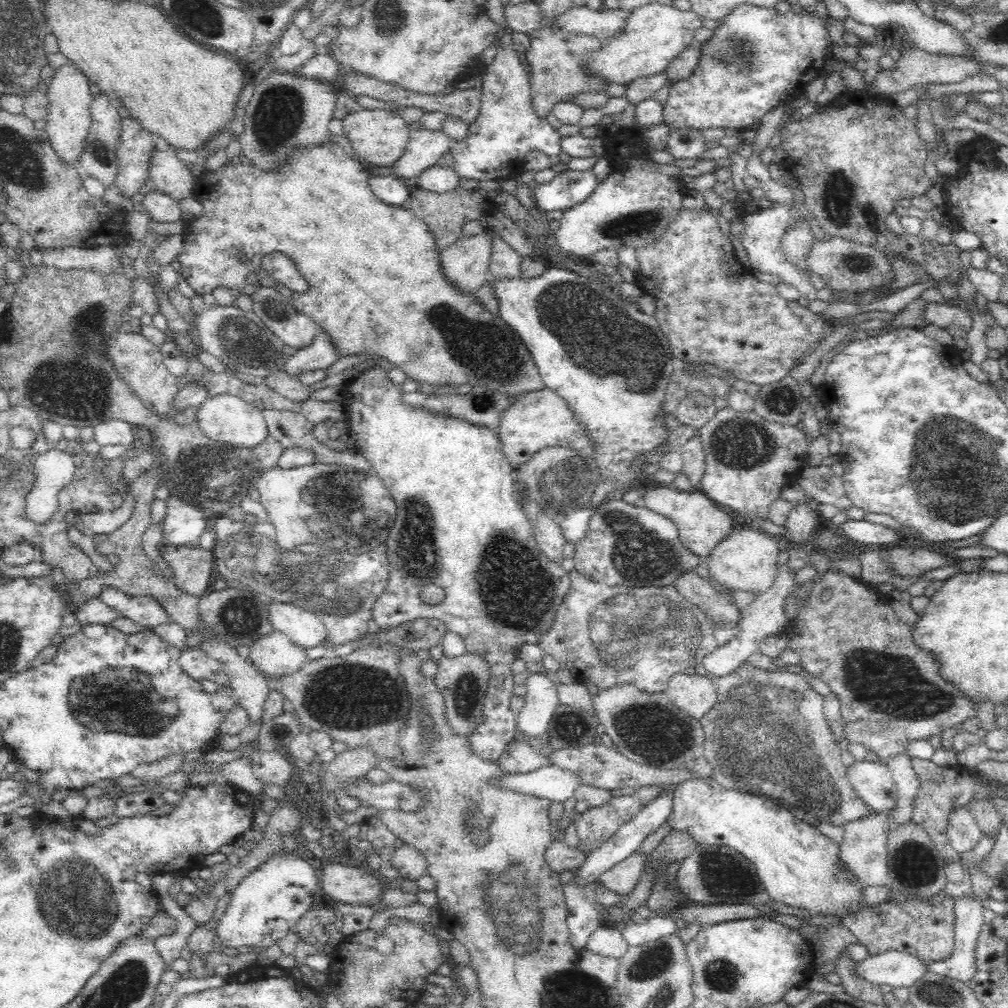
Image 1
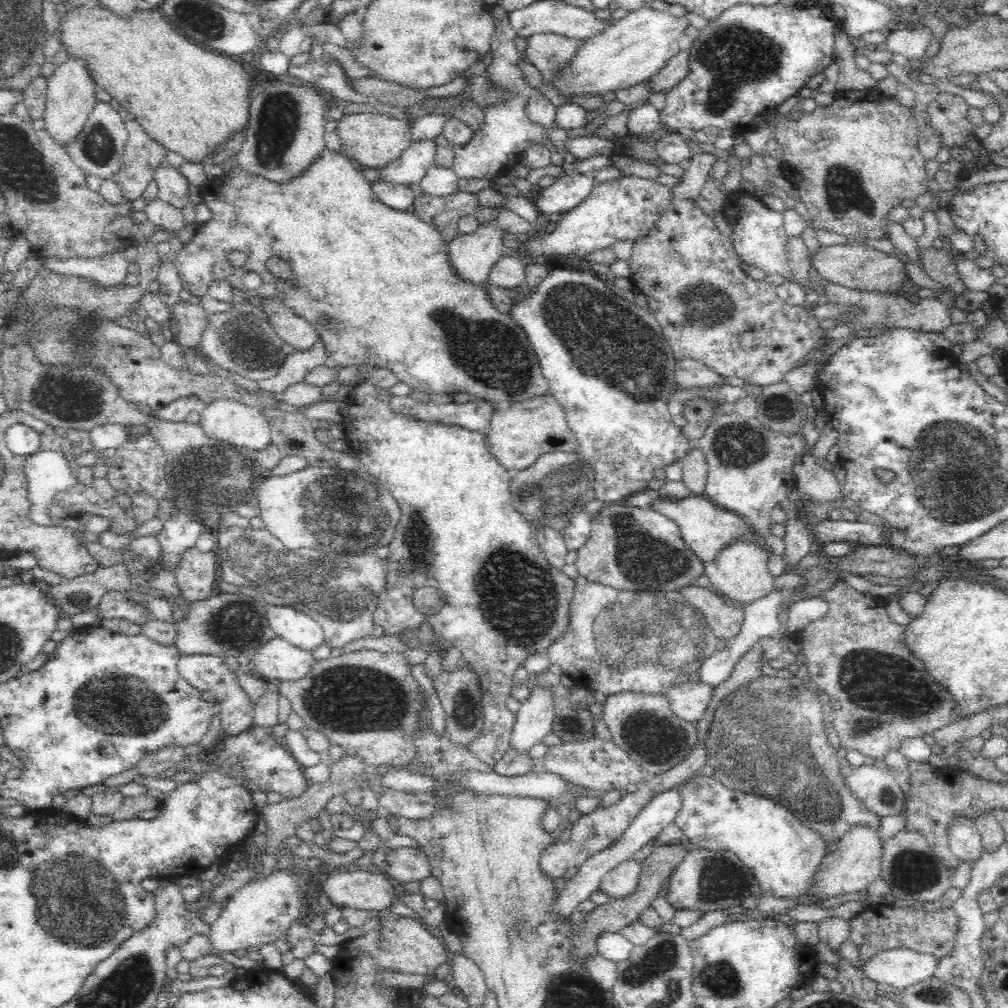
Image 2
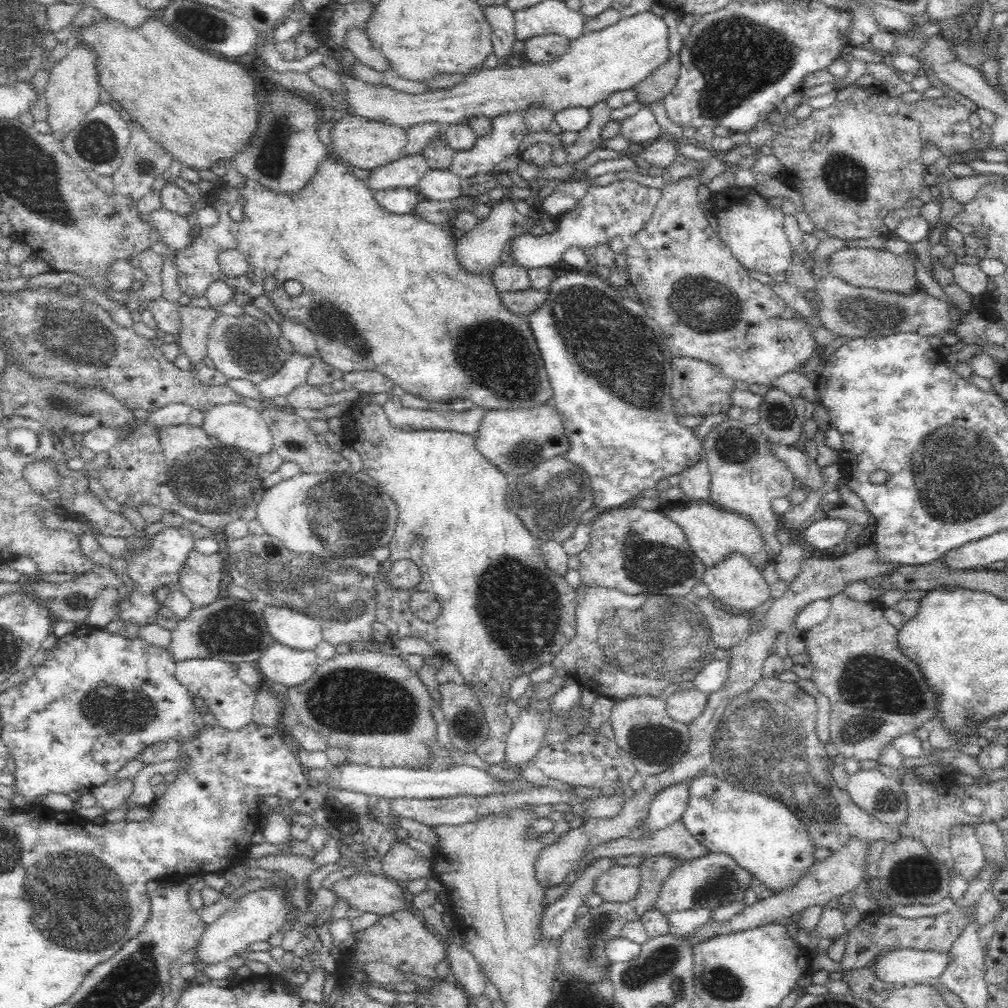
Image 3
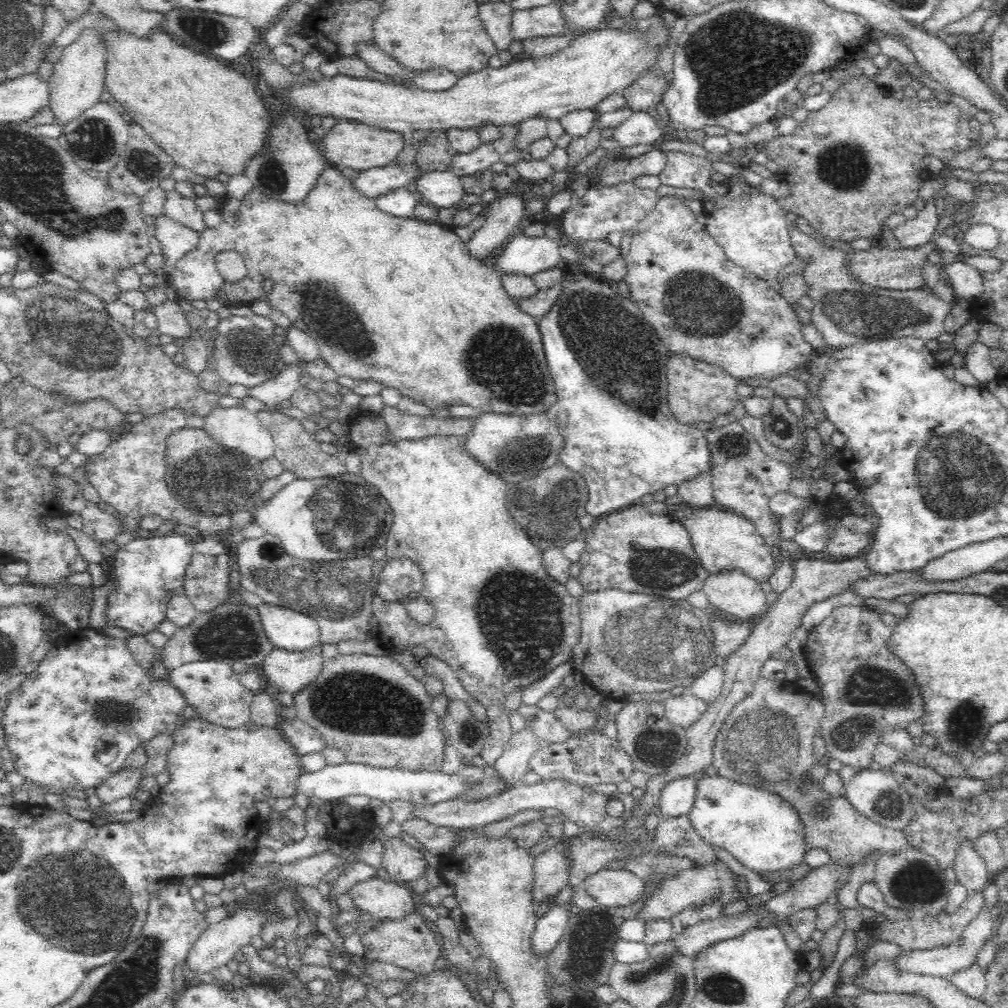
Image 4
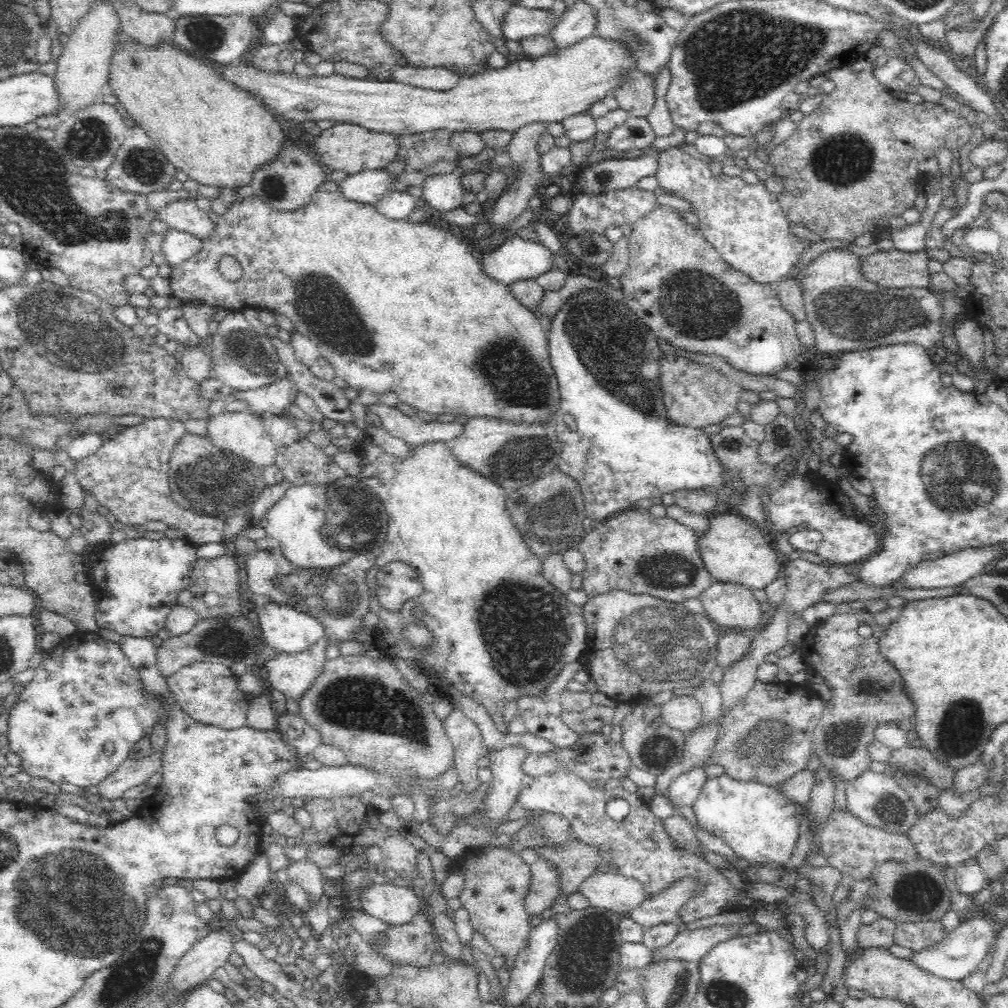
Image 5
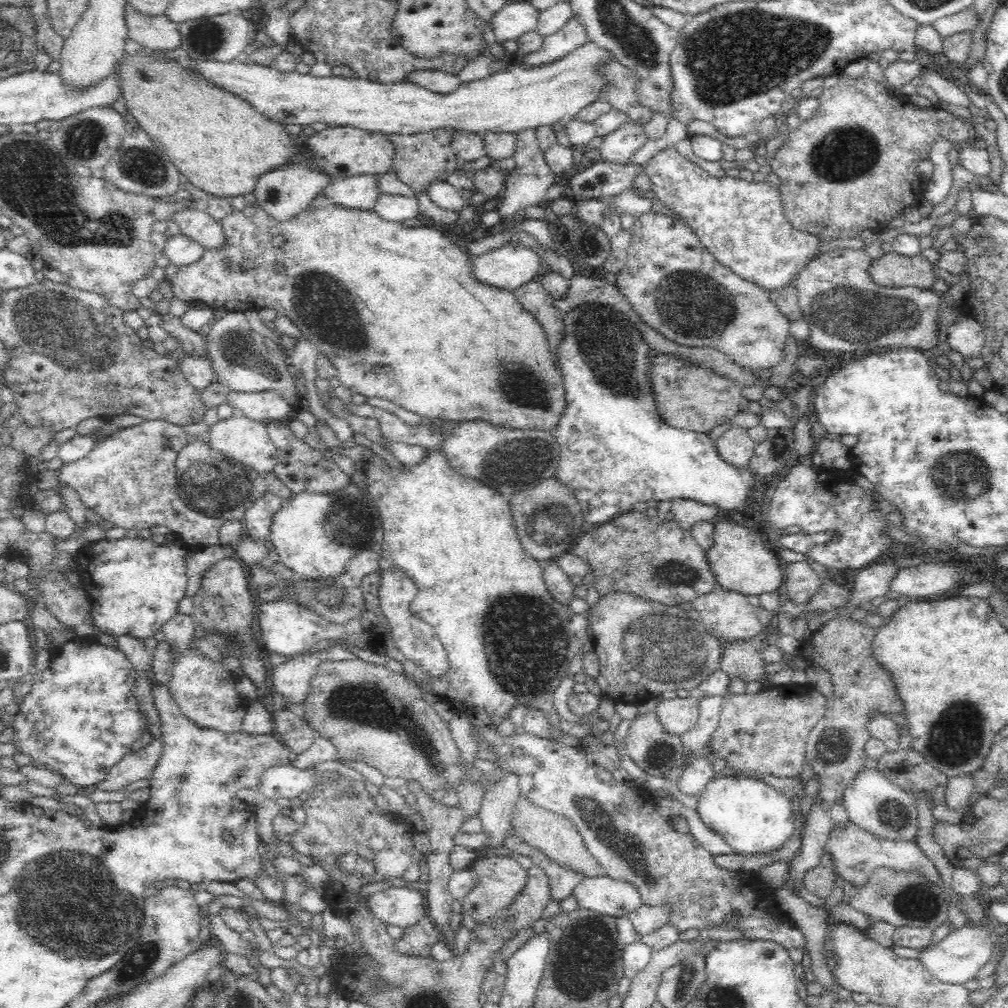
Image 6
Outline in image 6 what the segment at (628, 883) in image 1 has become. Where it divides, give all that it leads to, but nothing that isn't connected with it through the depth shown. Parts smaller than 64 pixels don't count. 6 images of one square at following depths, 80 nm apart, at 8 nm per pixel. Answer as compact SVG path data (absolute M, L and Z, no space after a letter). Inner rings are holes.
M608 875L582 877L572 897L576 898L580 909L608 914L616 919L627 916L642 904L640 895L633 887L624 882L616 882Z

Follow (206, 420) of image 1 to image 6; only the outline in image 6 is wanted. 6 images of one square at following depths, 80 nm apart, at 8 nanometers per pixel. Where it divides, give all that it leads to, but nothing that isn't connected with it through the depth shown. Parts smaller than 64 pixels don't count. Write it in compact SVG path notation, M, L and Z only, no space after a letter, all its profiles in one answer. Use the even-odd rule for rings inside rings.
M231 414L225 420L218 420L209 428L206 441L216 452L222 453L222 456L232 462L238 462L248 472L256 471L261 476L265 476L278 464L278 449L274 441L270 440L266 424L252 421L241 415Z

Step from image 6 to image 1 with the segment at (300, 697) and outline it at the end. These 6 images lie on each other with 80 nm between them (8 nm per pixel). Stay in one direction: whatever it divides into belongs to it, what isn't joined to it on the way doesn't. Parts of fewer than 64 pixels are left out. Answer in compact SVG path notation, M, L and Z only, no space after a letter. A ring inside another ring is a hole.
M279 630L260 636L248 648L247 659L270 680L292 674L309 662L304 649Z

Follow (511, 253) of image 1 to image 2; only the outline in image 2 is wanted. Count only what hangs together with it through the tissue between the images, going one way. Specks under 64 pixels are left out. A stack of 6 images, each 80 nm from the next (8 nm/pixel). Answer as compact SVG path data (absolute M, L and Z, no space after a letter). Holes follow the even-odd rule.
M502 254L492 265L488 282L504 289L520 287L525 284L525 266L516 254Z

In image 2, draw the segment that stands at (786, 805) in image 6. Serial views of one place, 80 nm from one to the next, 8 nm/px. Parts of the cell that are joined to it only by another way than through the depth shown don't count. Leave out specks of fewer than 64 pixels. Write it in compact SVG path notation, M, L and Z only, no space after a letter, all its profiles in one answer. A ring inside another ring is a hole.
M712 773L692 775L678 788L682 808L672 824L676 824L694 845L734 852L746 867L751 868L762 894L802 901L811 906L823 903L812 893L812 888L814 875L824 857L831 853L830 844L804 826L792 812L768 797L726 788Z

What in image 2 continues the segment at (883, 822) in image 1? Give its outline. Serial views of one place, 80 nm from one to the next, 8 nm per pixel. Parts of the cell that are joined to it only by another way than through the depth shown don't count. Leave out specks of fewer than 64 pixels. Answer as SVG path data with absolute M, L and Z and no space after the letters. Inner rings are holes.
M853 825L827 857L824 857L818 872L814 875L812 893L822 901L844 894L856 894L868 890L870 885L882 879L883 841L878 829L866 825Z

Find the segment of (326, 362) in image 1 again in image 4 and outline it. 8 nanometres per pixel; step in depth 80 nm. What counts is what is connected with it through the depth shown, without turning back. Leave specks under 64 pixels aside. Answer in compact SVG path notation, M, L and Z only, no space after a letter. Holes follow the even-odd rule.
M300 362L297 366L286 366L281 374L272 380L249 388L248 396L258 400L260 404L264 404L268 411L276 411L276 408L280 407L282 402L286 402L293 392L300 387L298 377L302 365L304 363Z

